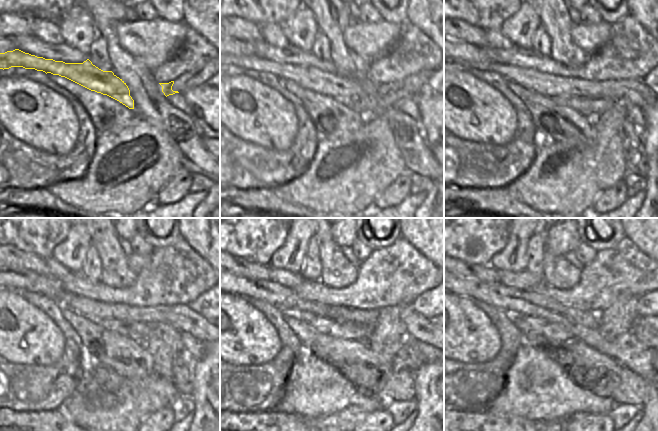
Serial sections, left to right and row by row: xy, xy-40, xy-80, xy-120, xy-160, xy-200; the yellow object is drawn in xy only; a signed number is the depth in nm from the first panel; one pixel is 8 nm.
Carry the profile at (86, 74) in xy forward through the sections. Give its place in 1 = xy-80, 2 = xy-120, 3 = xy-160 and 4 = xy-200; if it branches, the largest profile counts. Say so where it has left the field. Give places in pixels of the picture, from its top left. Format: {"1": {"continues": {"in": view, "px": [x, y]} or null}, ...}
{"1": {"continues": {"in": "xy-80", "px": [625, 92]}}, "2": {"continues": {"in": "xy-120", "px": [180, 317]}}, "3": {"continues": {"in": "xy-160", "px": [418, 326]}}, "4": {"continues": {"in": "xy-200", "px": [645, 334]}}}

